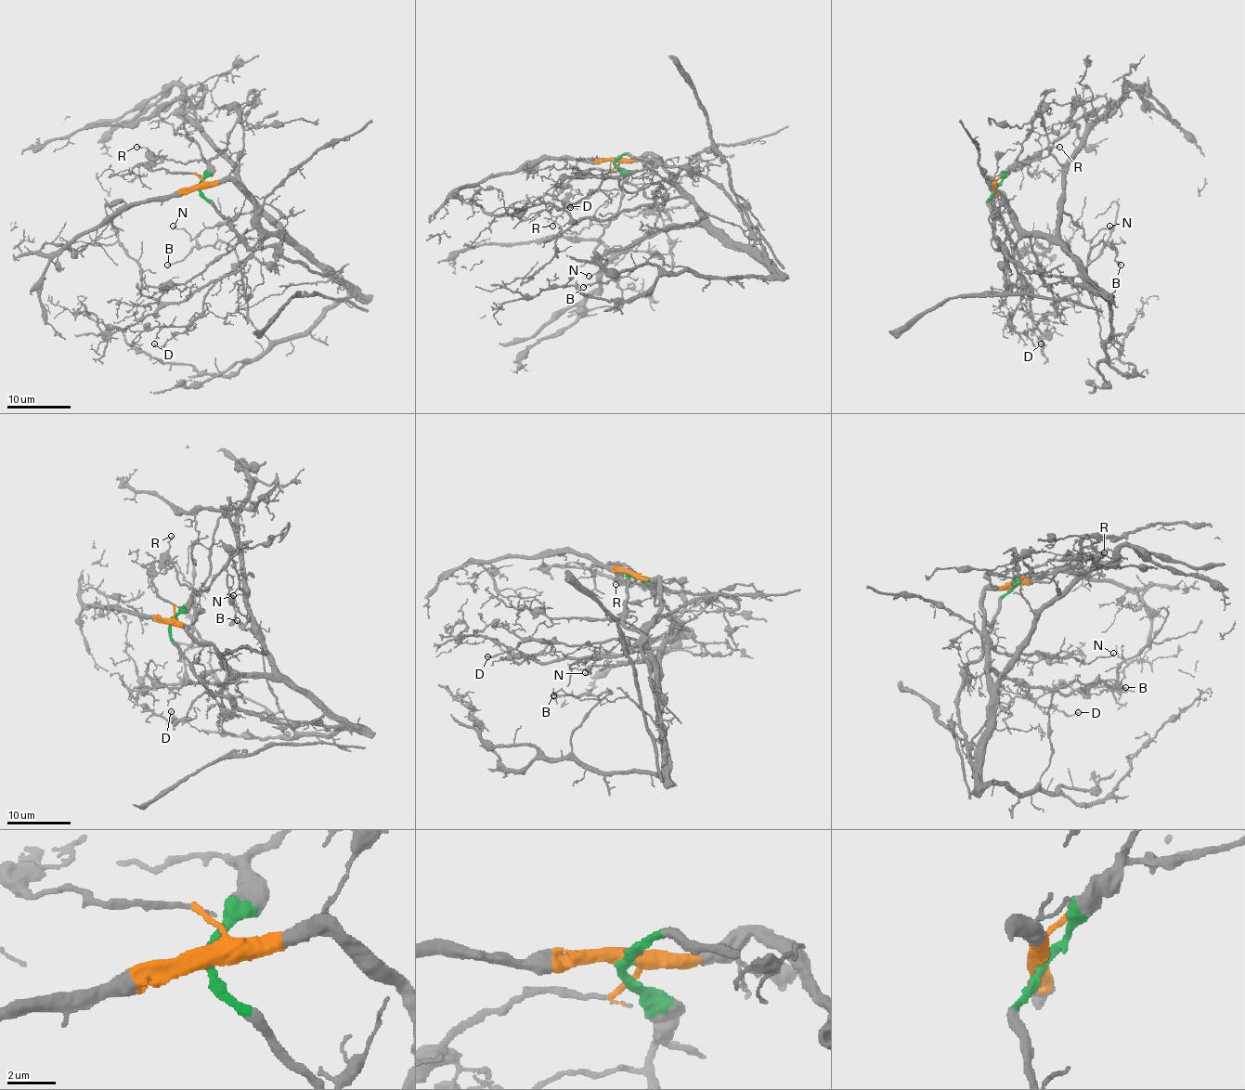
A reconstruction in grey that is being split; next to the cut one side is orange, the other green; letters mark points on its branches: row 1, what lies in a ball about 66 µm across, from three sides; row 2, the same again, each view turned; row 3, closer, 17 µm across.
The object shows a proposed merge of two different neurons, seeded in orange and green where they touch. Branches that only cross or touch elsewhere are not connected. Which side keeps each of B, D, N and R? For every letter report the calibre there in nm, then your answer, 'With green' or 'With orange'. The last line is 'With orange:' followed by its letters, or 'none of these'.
B: Thickness 130 nm. With orange
D: Thickness 130 nm. With orange
N: Thickness 140 nm. With orange
R: Thickness 120 nm. With green
With orange: B, D, N

